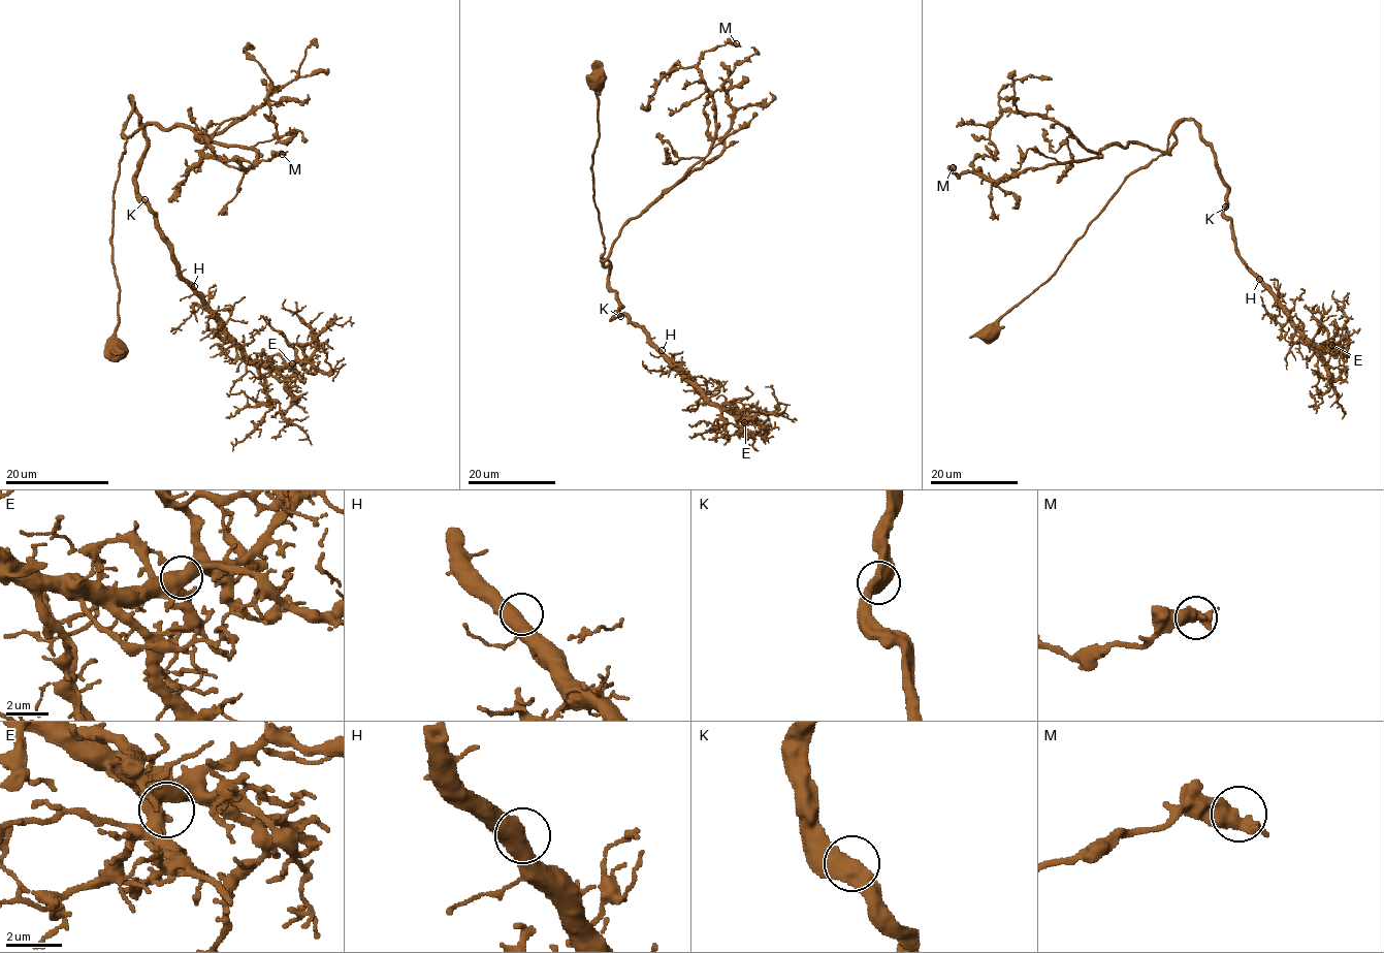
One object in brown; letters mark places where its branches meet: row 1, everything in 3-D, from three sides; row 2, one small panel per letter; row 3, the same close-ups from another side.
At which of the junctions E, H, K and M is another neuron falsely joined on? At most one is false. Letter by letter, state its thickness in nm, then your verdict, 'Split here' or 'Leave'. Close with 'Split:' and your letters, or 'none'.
E: Thickness 550 nm. Leave
H: Thickness 550 nm. Leave
K: Thickness 550 nm. Leave
M: Thickness 550 nm. Leave
Split: none

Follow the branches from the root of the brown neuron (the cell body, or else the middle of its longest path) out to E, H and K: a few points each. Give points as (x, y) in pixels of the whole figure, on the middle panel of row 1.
E: (596, 83), (592, 190), (609, 286), (621, 304), (613, 317), (623, 314), (637, 324), (711, 402), (744, 422)
H: (596, 83), (592, 190), (609, 286), (621, 304), (613, 317), (623, 314), (662, 350)
K: (596, 83), (593, 200), (603, 233), (603, 257), (609, 263), (609, 286), (621, 304), (613, 317), (620, 316)

